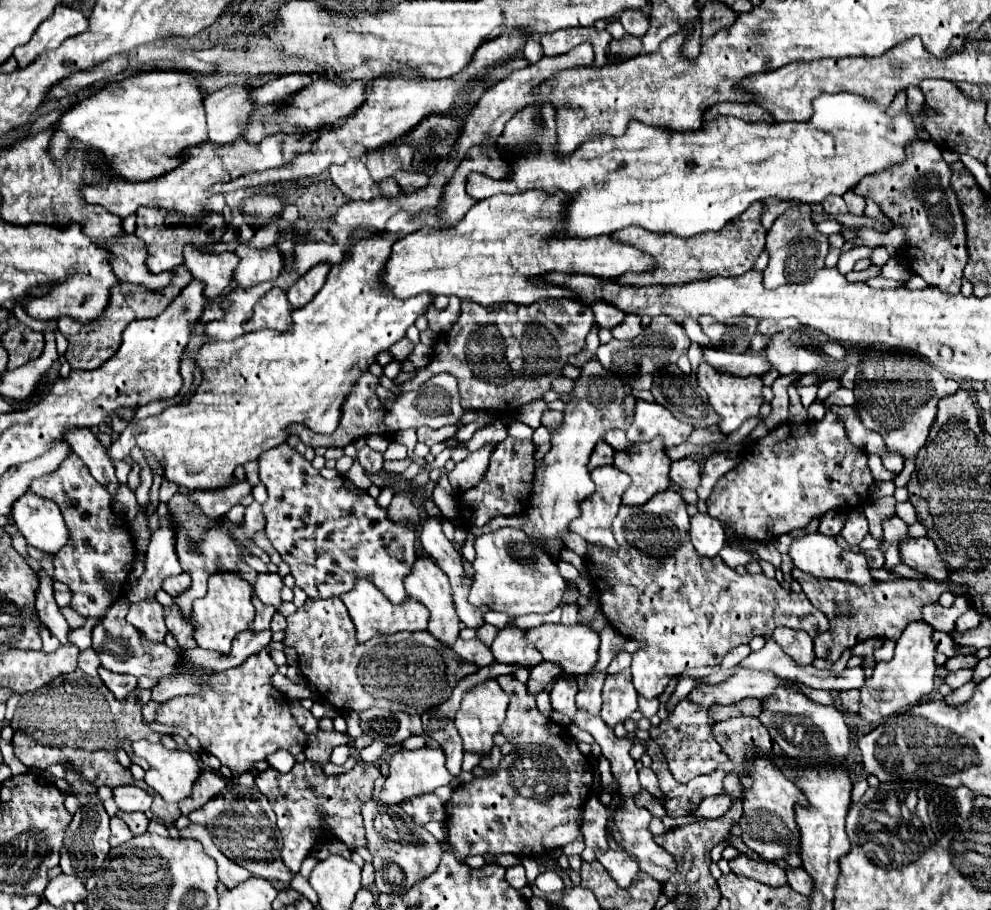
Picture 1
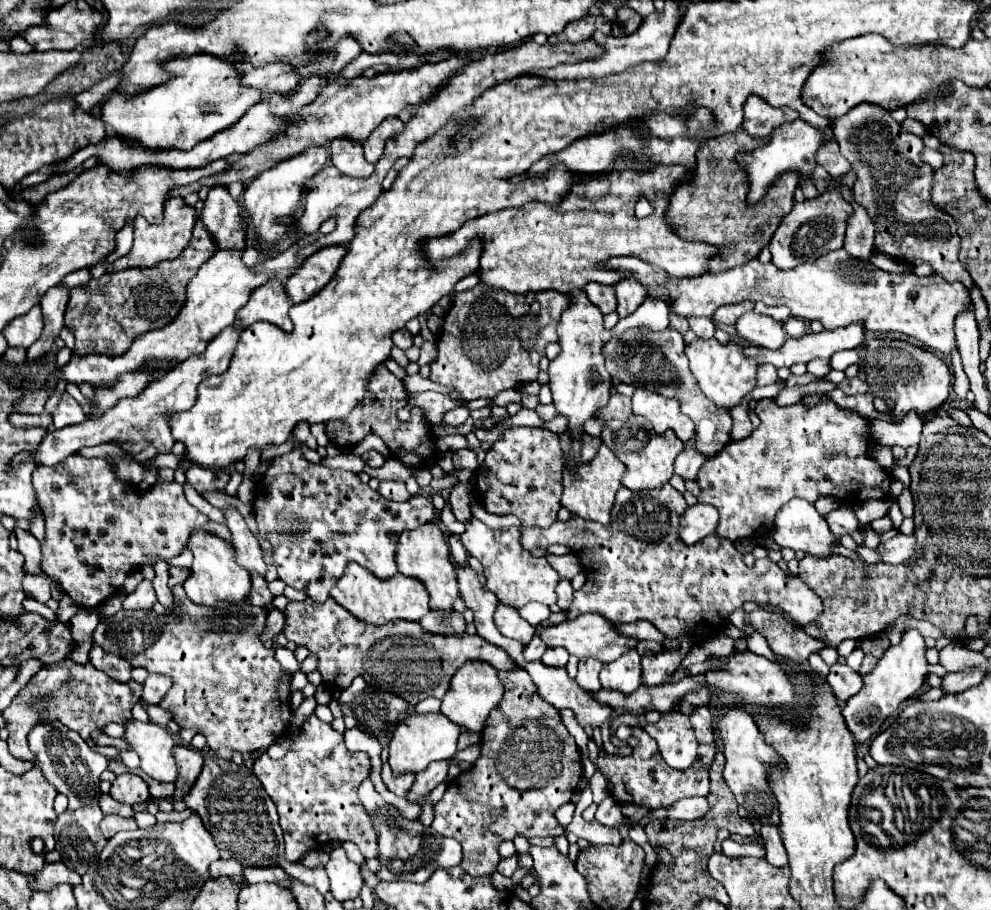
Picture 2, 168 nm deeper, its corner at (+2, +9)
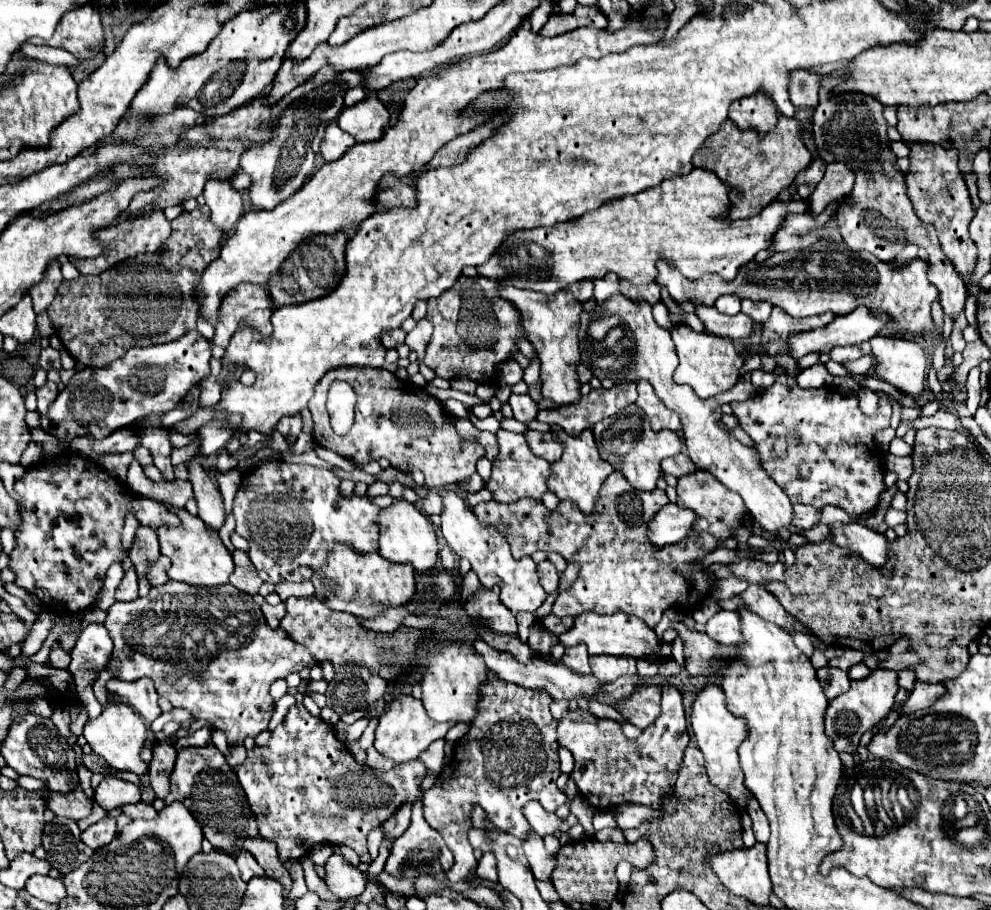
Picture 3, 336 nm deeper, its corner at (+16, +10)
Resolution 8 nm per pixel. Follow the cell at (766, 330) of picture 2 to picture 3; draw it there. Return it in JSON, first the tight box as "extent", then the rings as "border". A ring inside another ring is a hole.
{"extent":[694,305,752,339],"border":[[[694,305],[694,313],[704,323],[706,331],[712,335],[720,335],[726,339],[748,339],[752,333],[752,319],[744,313],[738,315],[724,315],[718,313],[716,307],[708,305]]]}

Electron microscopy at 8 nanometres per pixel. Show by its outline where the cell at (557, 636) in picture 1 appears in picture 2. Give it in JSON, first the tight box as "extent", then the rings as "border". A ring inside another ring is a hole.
{"extent":[540,614,636,662],"border":[[[582,614],[576,620],[566,620],[560,624],[550,624],[550,626],[542,626],[540,628],[540,638],[548,648],[556,648],[562,646],[568,650],[568,654],[576,656],[576,658],[598,658],[602,662],[612,662],[616,658],[620,658],[624,652],[628,652],[630,648],[636,646],[636,640],[620,636],[612,630],[612,624],[600,616],[600,614]]]}

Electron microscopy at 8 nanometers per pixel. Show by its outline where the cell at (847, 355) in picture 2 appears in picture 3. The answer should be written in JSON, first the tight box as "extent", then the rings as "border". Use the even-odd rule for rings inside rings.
{"extent":[830,341,870,363],"border":[[[864,341],[864,343],[856,343],[856,345],[836,347],[836,349],[832,349],[830,357],[832,357],[834,361],[842,363],[842,361],[852,361],[852,359],[860,359],[862,355],[868,355],[868,353],[870,353],[870,345],[868,345],[868,341]]]}

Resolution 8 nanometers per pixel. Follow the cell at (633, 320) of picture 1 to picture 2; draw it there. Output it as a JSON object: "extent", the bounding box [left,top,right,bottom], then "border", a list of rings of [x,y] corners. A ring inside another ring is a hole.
{"extent":[614,278,646,318],"border":[[[628,278],[628,280],[620,280],[614,284],[616,290],[616,298],[618,298],[618,316],[624,318],[628,314],[632,314],[646,298],[646,290],[640,282]]]}

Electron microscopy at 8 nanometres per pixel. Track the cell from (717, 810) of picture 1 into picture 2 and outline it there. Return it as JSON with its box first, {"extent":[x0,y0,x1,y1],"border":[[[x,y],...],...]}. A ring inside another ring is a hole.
{"extent":[668,796,708,820],"border":[[[702,796],[686,798],[686,800],[680,800],[668,808],[668,818],[672,818],[672,820],[696,820],[696,818],[702,818],[702,814],[706,814],[706,810],[708,810],[706,798],[702,798]]]}

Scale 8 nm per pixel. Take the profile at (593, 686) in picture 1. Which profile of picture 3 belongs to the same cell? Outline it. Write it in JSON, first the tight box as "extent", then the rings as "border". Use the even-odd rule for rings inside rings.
{"extent":[562,645,590,675],"border":[[[576,645],[572,649],[566,649],[562,655],[562,663],[572,669],[574,673],[580,675],[590,675],[590,665],[588,665],[588,649],[586,645]]]}

